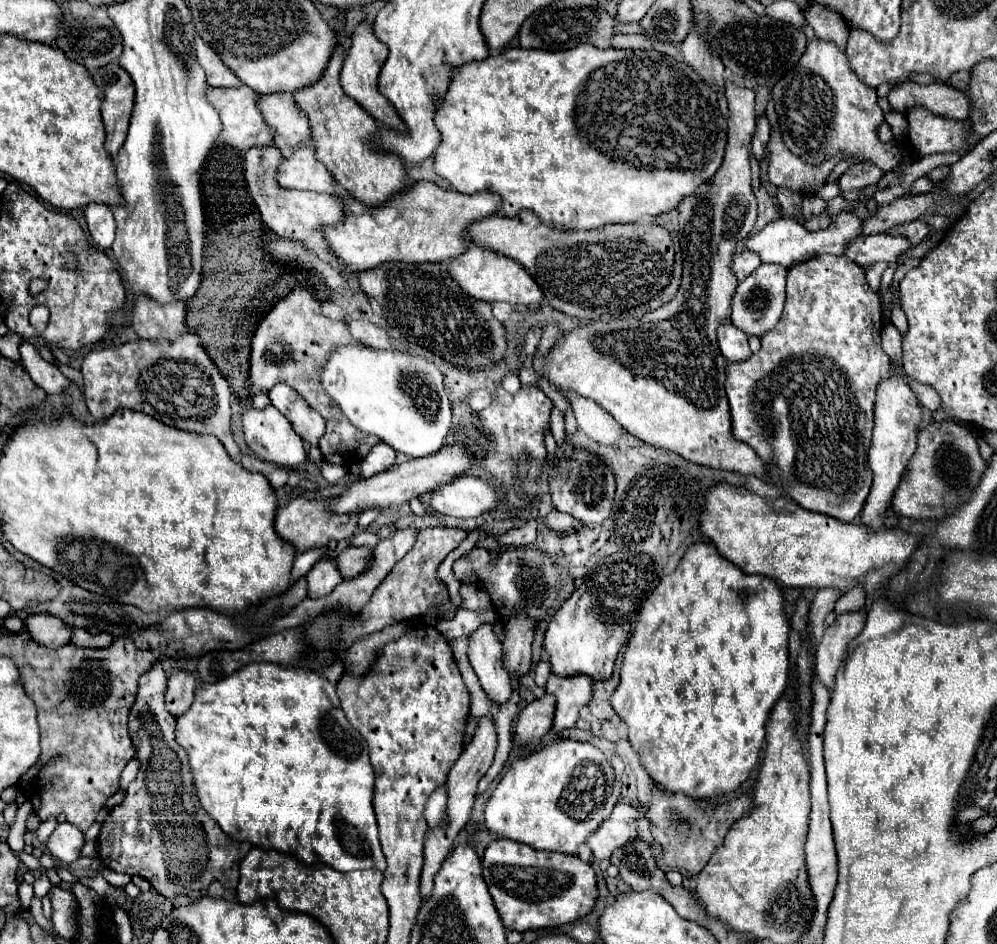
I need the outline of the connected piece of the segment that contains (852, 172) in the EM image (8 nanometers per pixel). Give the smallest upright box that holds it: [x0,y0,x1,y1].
[839,162,883,192]

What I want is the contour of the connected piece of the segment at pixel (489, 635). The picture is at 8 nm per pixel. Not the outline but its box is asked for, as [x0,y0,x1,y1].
[467,624,511,704]

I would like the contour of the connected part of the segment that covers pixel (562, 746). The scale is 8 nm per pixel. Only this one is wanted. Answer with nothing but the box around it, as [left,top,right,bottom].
[485,738,621,856]

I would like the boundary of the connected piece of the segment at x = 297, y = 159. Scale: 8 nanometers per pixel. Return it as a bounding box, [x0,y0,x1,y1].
[277,144,337,194]

